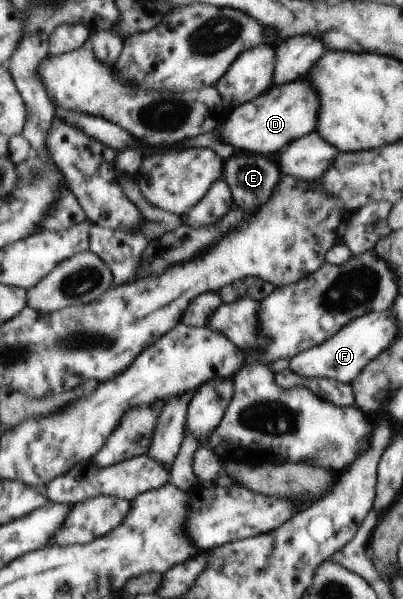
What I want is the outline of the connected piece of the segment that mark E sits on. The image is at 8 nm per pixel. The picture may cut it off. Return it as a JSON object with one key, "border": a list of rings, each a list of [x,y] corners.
{"border":[[[233,154],[224,167],[224,179],[232,183],[238,207],[252,207],[256,199],[268,199],[280,181],[278,167],[260,154]]]}

